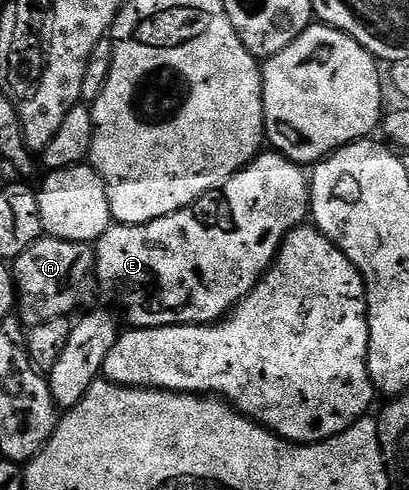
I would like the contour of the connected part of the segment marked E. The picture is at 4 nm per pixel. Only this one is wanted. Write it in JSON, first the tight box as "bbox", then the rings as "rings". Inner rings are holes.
{"bbox":[94,152,311,330],"rings":[[[278,152],[260,153],[258,157],[247,163],[242,170],[238,170],[236,174],[221,187],[221,195],[223,194],[223,210],[227,213],[227,222],[223,222],[220,226],[206,226],[201,219],[194,213],[194,209],[178,210],[169,216],[161,216],[152,222],[146,222],[140,226],[121,226],[112,224],[101,237],[98,242],[94,243],[95,247],[95,265],[103,268],[107,266],[107,278],[111,281],[111,286],[115,290],[123,290],[123,310],[127,313],[128,327],[137,330],[148,330],[149,328],[161,328],[162,326],[209,326],[224,316],[231,313],[243,299],[249,296],[249,292],[263,279],[264,274],[271,269],[271,263],[275,260],[275,255],[279,252],[279,246],[283,243],[283,238],[290,230],[294,230],[296,226],[302,226],[308,221],[309,211],[311,209],[311,184],[309,174],[300,163],[291,161],[284,154]]]}

